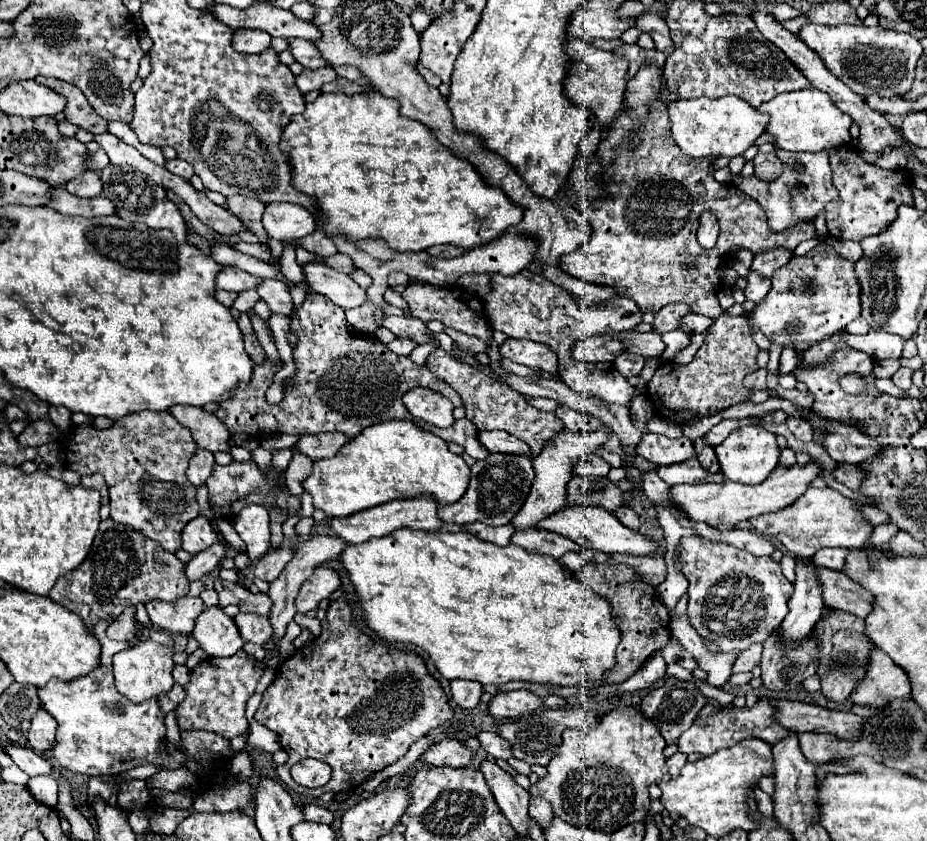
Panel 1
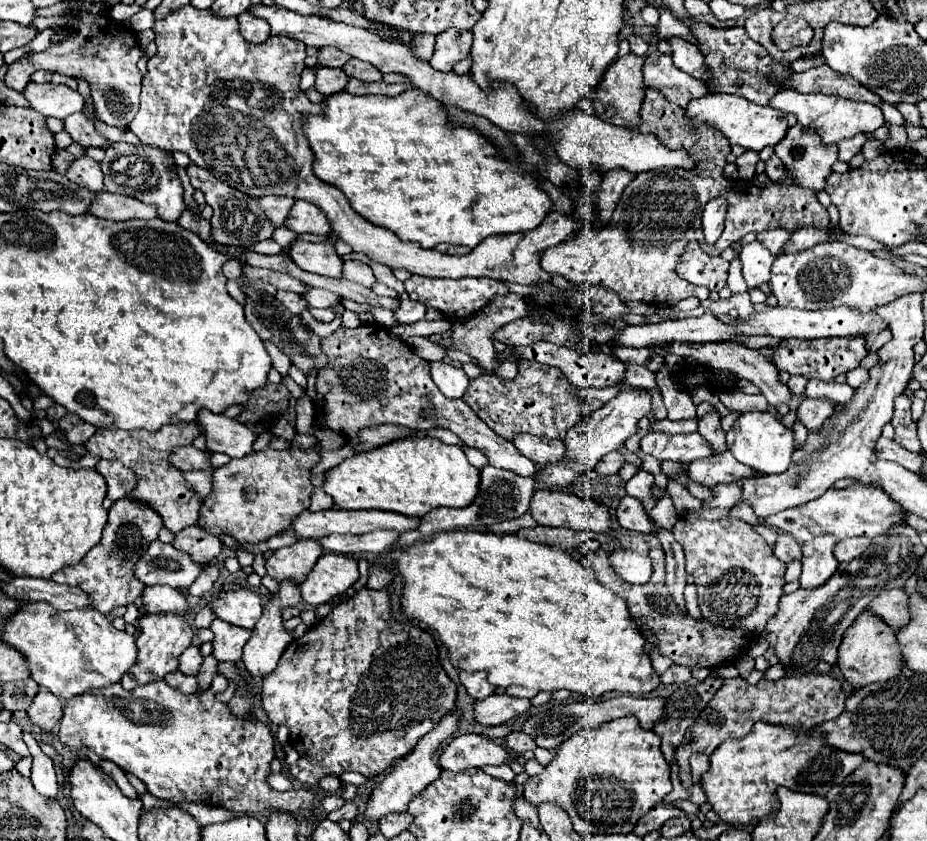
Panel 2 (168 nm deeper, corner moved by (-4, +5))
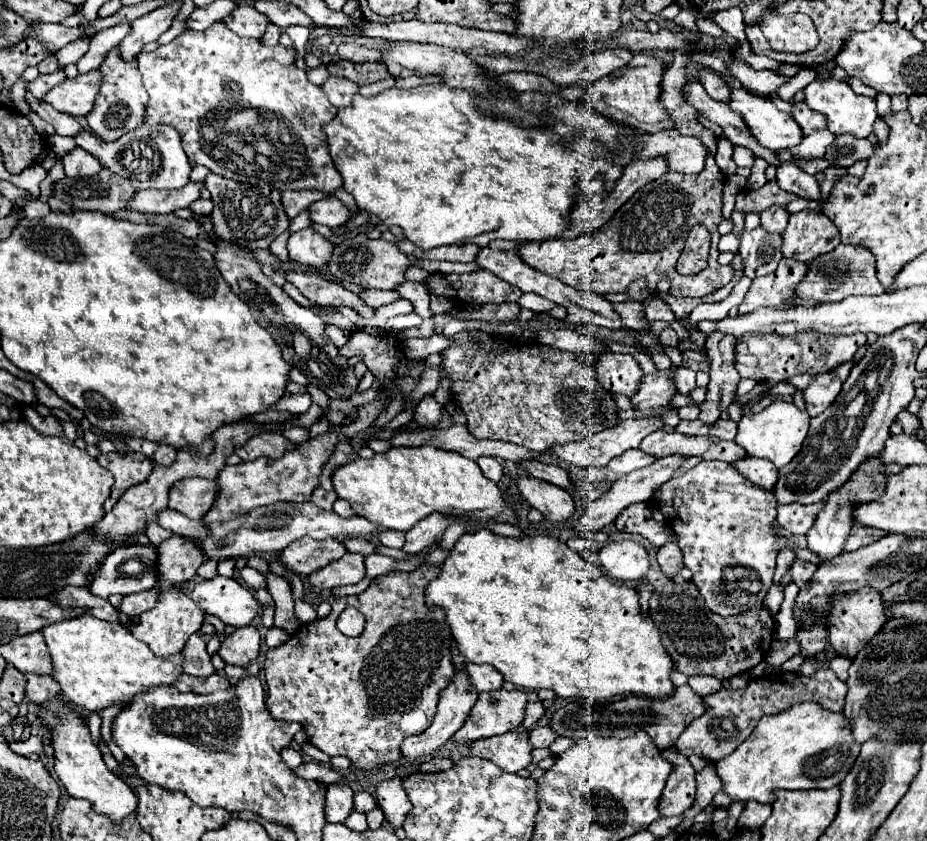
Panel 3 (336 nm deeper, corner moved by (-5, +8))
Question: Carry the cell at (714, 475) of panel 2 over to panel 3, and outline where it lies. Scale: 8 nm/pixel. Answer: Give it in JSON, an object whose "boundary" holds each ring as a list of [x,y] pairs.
{"boundary":[[[746,457],[742,461],[732,463],[736,467],[736,471],[740,471],[744,477],[748,477],[754,485],[772,491],[776,485],[776,477],[778,477],[778,469],[764,459],[758,457]]]}

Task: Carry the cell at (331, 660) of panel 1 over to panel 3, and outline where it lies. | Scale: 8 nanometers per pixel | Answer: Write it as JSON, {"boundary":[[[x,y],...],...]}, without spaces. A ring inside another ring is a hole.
{"boundary":[[[422,565],[412,573],[386,573],[374,577],[370,587],[358,595],[330,595],[328,603],[332,605],[332,613],[328,617],[300,625],[284,645],[266,651],[266,707],[272,717],[300,723],[312,745],[330,757],[348,757],[356,769],[372,771],[374,767],[400,761],[402,741],[410,735],[420,735],[430,727],[440,691],[446,689],[454,675],[450,653],[452,633],[444,611],[440,607],[428,607],[424,601],[424,591],[438,573],[440,565]],[[346,607],[356,607],[366,617],[366,629],[360,637],[346,637],[336,629],[336,619]]]}

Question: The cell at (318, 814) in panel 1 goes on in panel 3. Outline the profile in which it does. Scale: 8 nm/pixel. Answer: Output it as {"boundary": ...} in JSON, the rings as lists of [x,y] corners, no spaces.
{"boundary":[[[360,791],[360,793],[356,793],[356,795],[354,795],[354,807],[356,807],[356,809],[360,809],[362,813],[368,813],[368,811],[376,809],[376,799],[374,799],[370,793]]]}

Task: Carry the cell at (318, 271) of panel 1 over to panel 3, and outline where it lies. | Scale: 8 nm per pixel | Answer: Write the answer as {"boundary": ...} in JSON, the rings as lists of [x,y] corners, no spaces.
{"boundary":[[[312,227],[296,231],[288,239],[290,259],[302,265],[324,267],[332,257],[332,243],[316,233]]]}

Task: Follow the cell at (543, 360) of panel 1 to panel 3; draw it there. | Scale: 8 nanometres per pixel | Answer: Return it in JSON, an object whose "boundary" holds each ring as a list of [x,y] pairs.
{"boundary":[[[604,353],[596,363],[596,371],[604,389],[622,393],[626,397],[636,393],[644,375],[638,361],[632,355],[624,353]]]}

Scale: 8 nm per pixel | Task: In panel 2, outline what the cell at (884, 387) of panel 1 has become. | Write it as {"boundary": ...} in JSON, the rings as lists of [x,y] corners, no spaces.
{"boundary":[[[857,367],[846,373],[846,383],[853,388],[859,387],[862,383],[868,381],[868,379],[868,370],[862,367]]]}

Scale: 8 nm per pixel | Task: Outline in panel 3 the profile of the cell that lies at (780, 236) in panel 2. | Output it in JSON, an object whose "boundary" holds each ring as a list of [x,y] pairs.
{"boundary":[[[772,205],[768,207],[766,211],[760,213],[760,219],[762,219],[762,227],[770,233],[782,233],[788,225],[788,217],[790,213],[778,205]]]}

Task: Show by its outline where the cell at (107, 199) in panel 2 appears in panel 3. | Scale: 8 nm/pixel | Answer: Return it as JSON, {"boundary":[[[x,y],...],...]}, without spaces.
{"boundary":[[[188,183],[184,185],[184,189],[176,189],[176,191],[158,191],[158,189],[150,189],[150,191],[138,191],[136,197],[130,201],[130,209],[136,209],[140,213],[172,213],[176,209],[184,209],[190,207],[198,197],[200,191],[204,189],[204,183]]]}

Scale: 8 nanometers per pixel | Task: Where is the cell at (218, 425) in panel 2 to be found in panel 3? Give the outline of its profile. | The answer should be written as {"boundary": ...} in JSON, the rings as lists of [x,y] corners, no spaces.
{"boundary":[[[258,433],[254,435],[244,447],[236,449],[236,455],[240,455],[244,461],[254,461],[258,457],[282,457],[286,451],[296,449],[298,445],[288,441],[282,433]]]}

